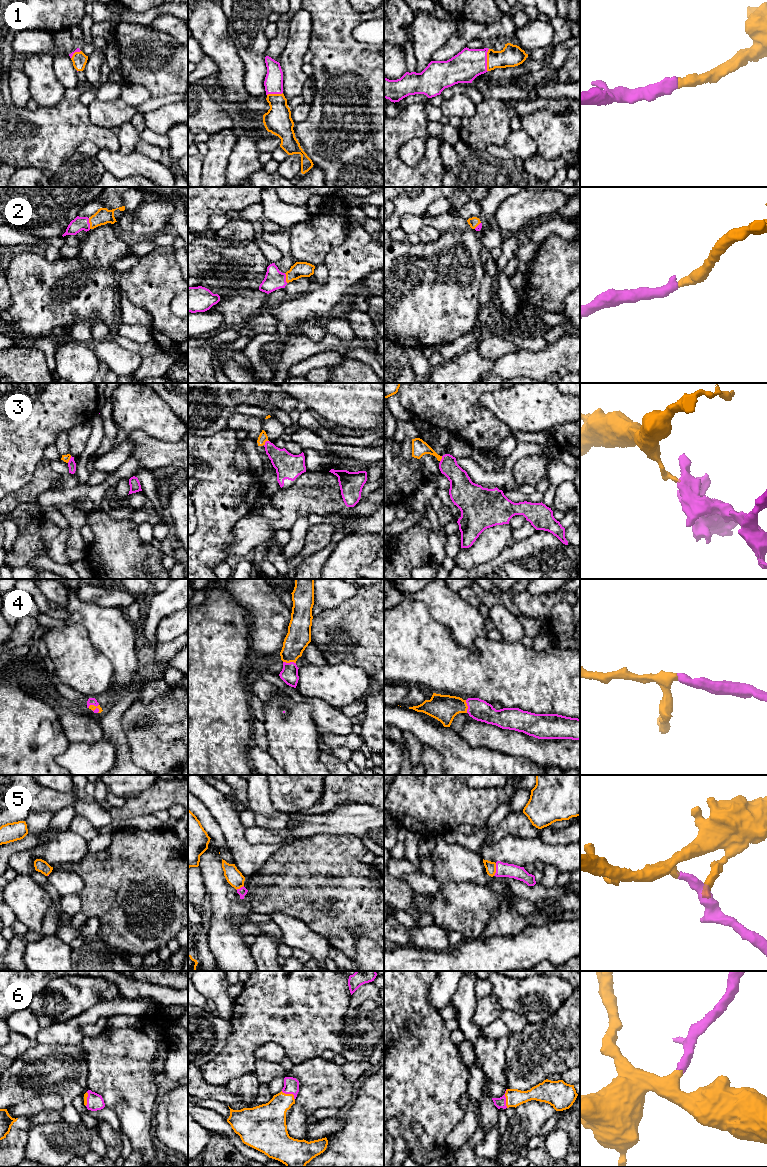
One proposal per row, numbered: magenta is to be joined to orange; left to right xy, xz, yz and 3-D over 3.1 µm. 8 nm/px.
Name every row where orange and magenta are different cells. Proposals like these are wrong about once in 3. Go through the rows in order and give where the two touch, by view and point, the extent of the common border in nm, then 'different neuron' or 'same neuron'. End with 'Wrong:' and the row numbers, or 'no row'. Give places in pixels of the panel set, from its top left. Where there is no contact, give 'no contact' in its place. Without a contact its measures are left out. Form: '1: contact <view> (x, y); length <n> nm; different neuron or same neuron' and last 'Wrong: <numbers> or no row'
1: contact yz (487, 60); length 180 nm; same neuron
2: contact xy (89, 222); length 90 nm; same neuron
3: contact xy (69, 459); length 70 nm; different neuron
4: contact xz (289, 662); length 110 nm; same neuron
5: contact yz (495, 869); length 110 nm; same neuron
6: contact yz (506, 1098); length 150 nm; same neuron
Wrong: 3

